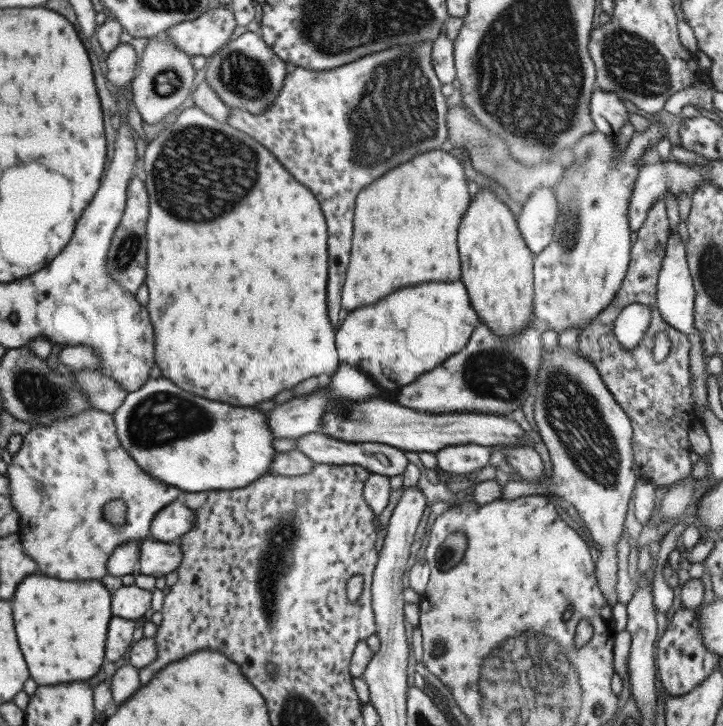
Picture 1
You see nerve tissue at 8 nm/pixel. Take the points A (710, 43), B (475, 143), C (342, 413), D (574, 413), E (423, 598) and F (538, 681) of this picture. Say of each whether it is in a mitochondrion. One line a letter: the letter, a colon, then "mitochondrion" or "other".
A: other
B: mitochondrion
C: mitochondrion
D: mitochondrion
E: other
F: mitochondrion

